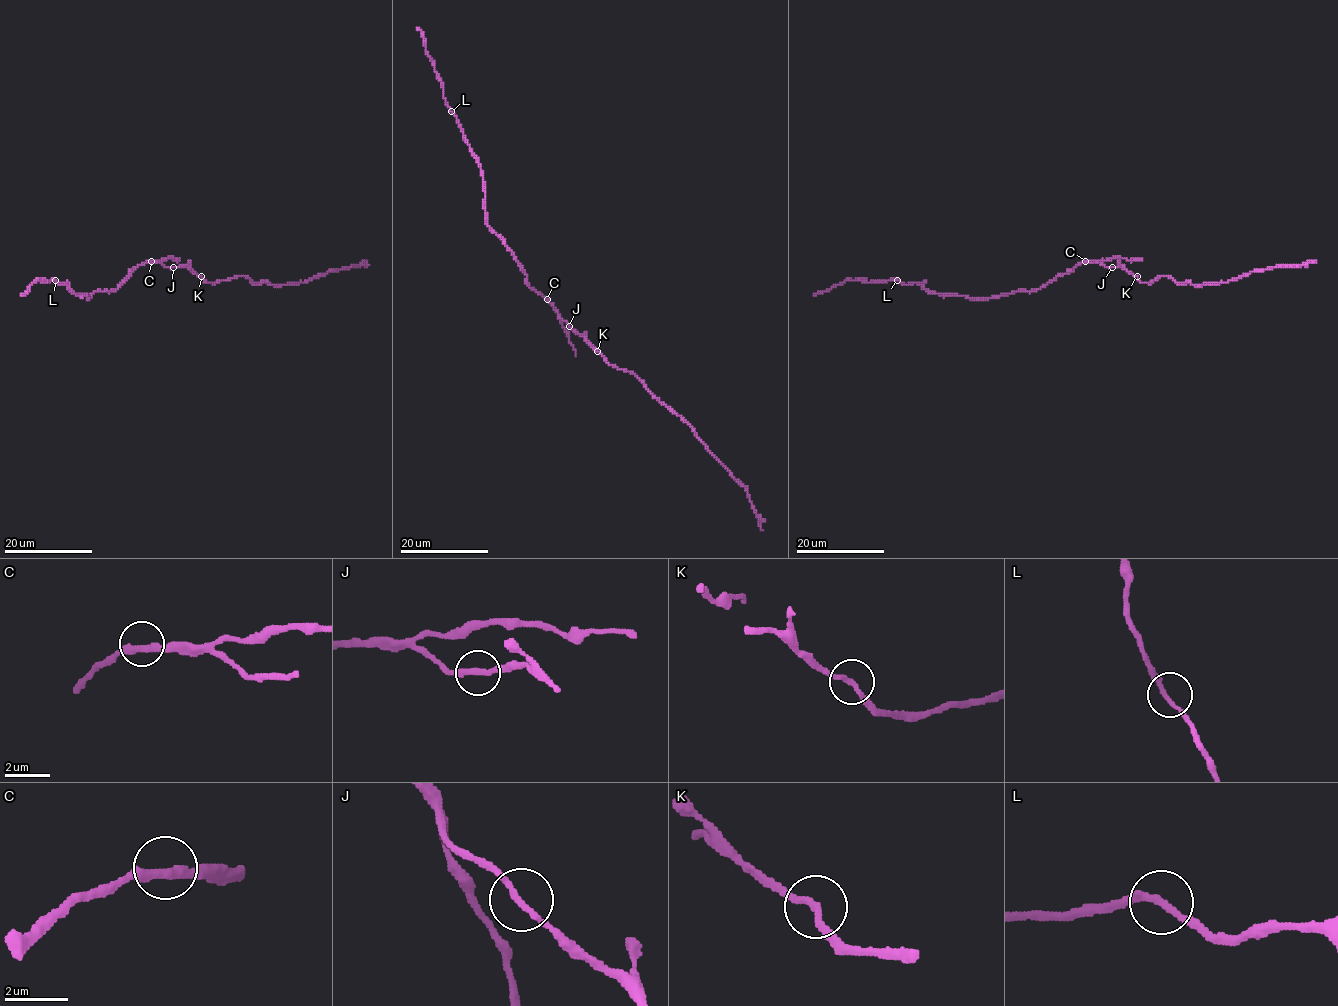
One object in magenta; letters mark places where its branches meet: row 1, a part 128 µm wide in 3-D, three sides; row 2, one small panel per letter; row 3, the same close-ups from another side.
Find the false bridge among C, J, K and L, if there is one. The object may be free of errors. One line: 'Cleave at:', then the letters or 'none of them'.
Cleave at: K

